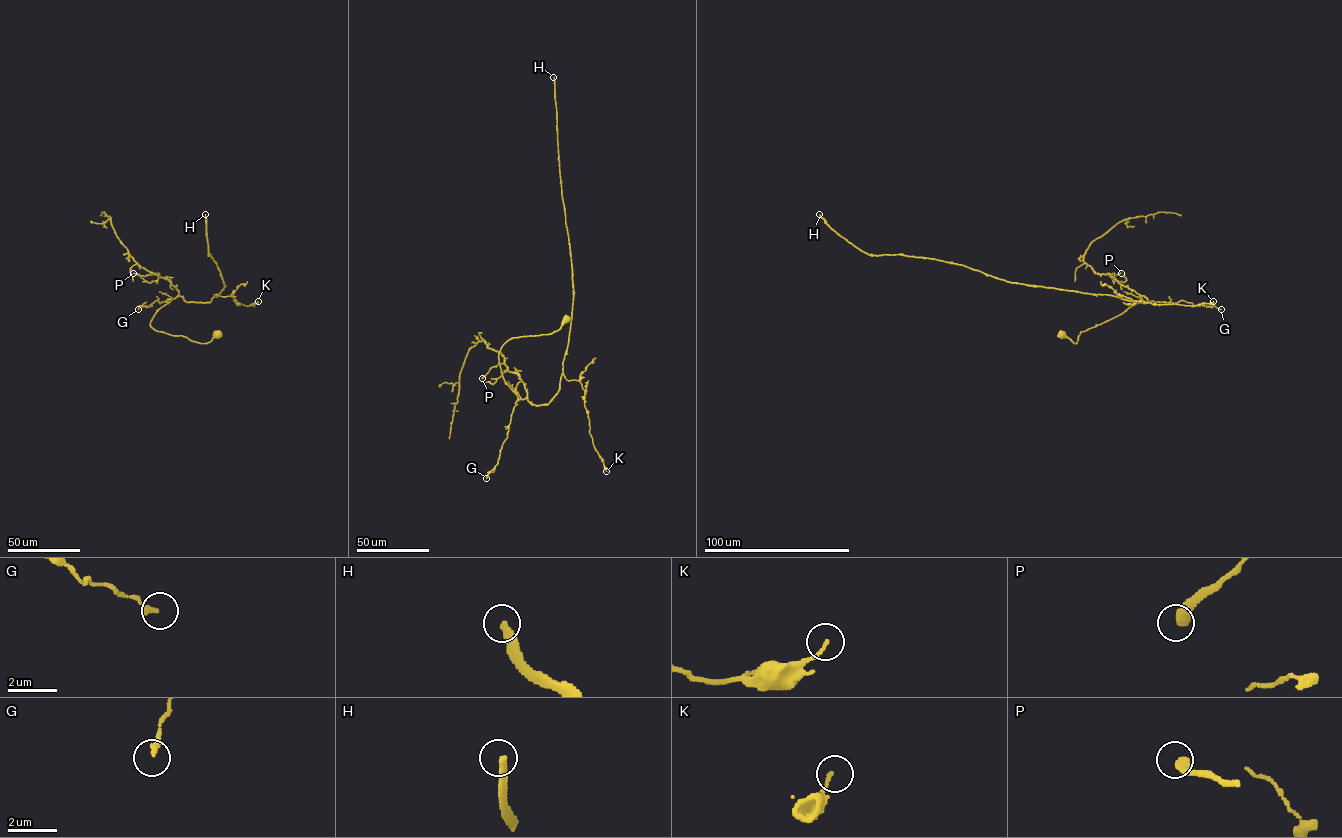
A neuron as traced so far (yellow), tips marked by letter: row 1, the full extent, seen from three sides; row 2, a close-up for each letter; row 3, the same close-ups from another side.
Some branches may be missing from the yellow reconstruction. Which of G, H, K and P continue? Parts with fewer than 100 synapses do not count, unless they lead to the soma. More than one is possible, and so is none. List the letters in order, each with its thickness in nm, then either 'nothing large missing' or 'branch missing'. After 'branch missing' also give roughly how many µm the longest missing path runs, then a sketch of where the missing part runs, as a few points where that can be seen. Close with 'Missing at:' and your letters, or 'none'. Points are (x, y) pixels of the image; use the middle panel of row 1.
G: calibre 200 nm; nothing large missing
H: calibre 300 nm; branch missing; missing 250 µm
K: calibre 130 nm; nothing large missing
P: calibre 420 nm; nothing large missing
Missing at: H

